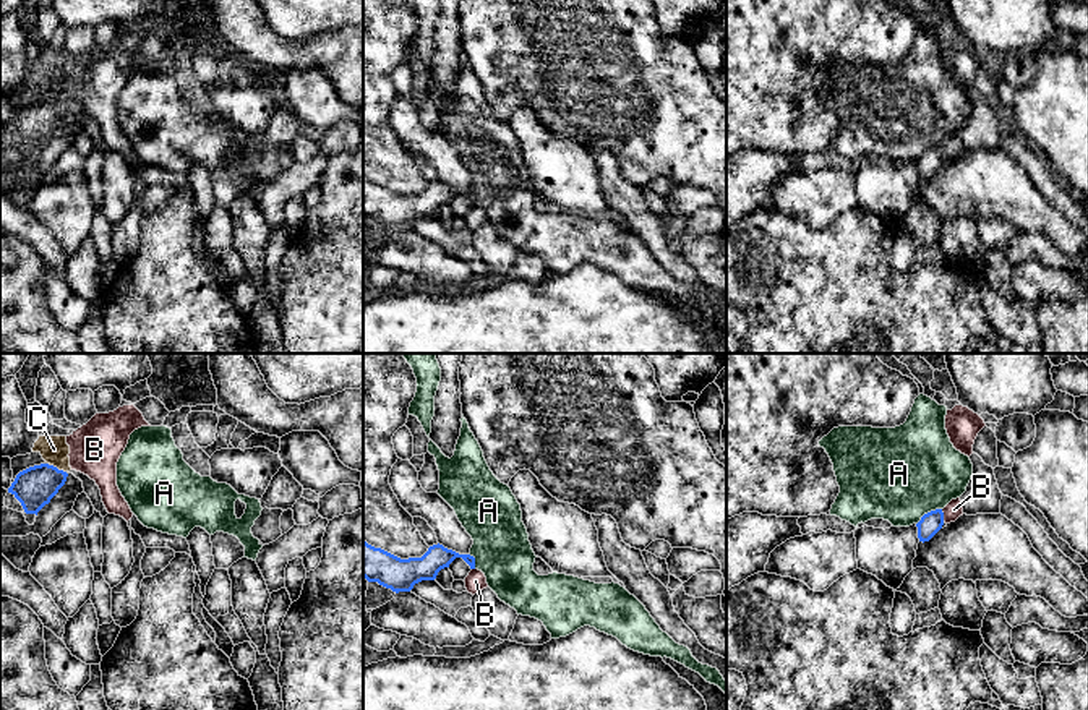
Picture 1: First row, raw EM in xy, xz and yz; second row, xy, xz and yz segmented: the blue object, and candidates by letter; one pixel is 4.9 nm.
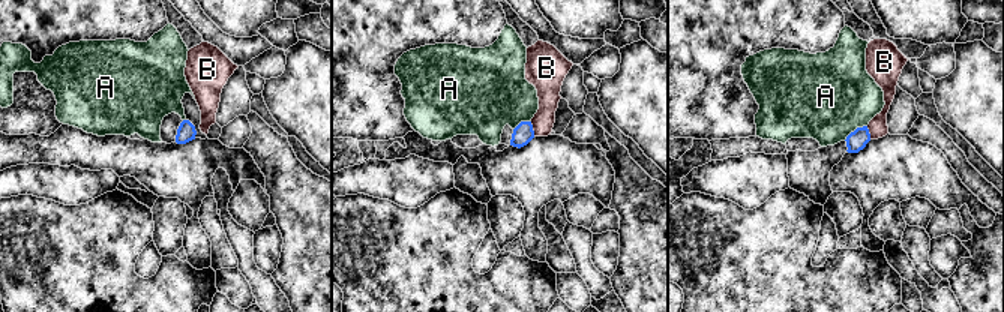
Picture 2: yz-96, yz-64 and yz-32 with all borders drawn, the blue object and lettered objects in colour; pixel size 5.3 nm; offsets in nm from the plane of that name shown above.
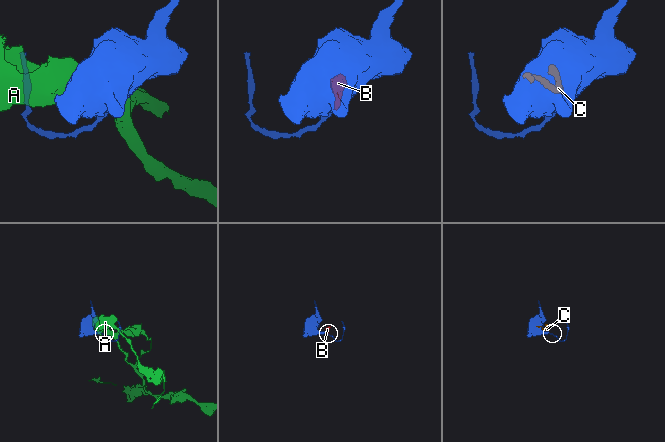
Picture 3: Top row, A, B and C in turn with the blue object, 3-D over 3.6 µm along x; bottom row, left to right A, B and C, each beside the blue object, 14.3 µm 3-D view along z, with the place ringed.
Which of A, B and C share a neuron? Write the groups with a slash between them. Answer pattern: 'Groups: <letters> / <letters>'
Groups: A / B C

